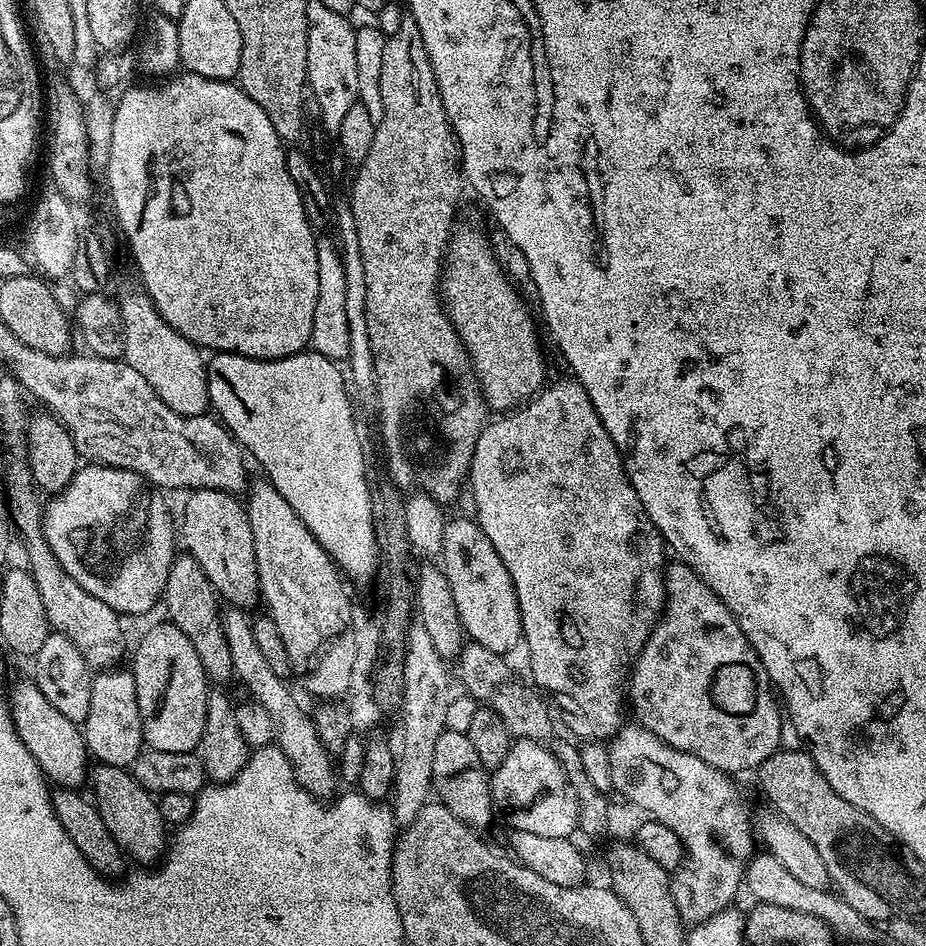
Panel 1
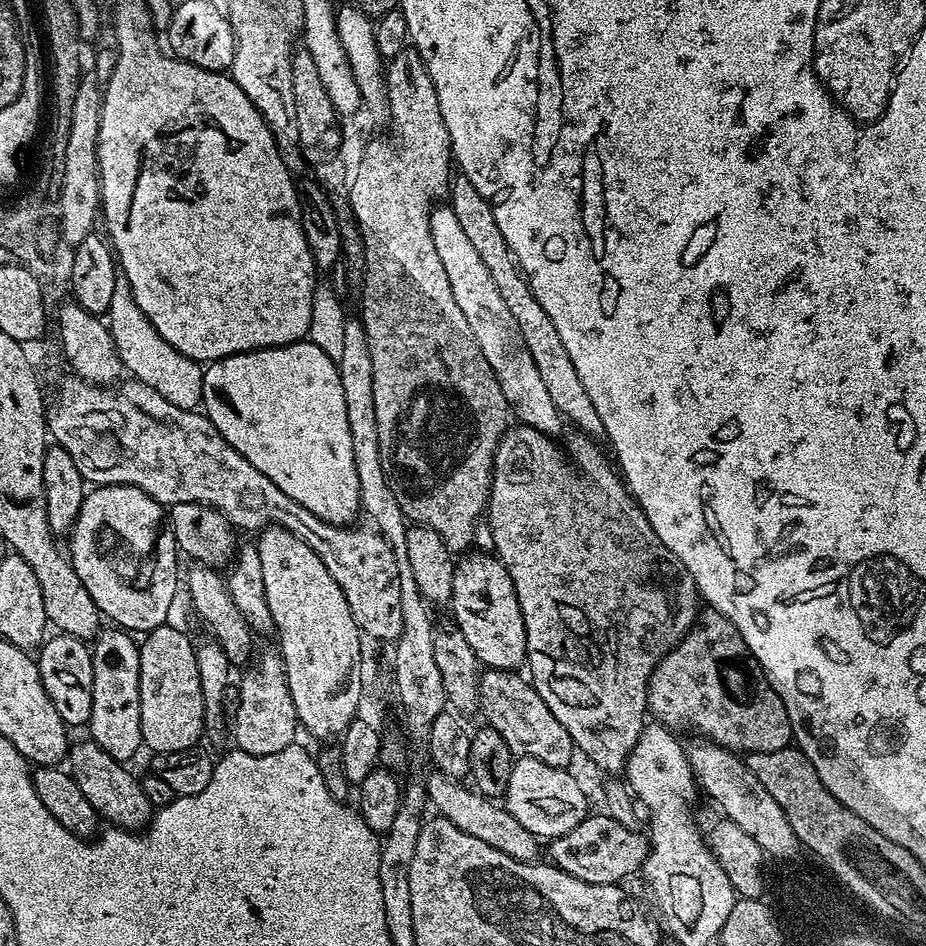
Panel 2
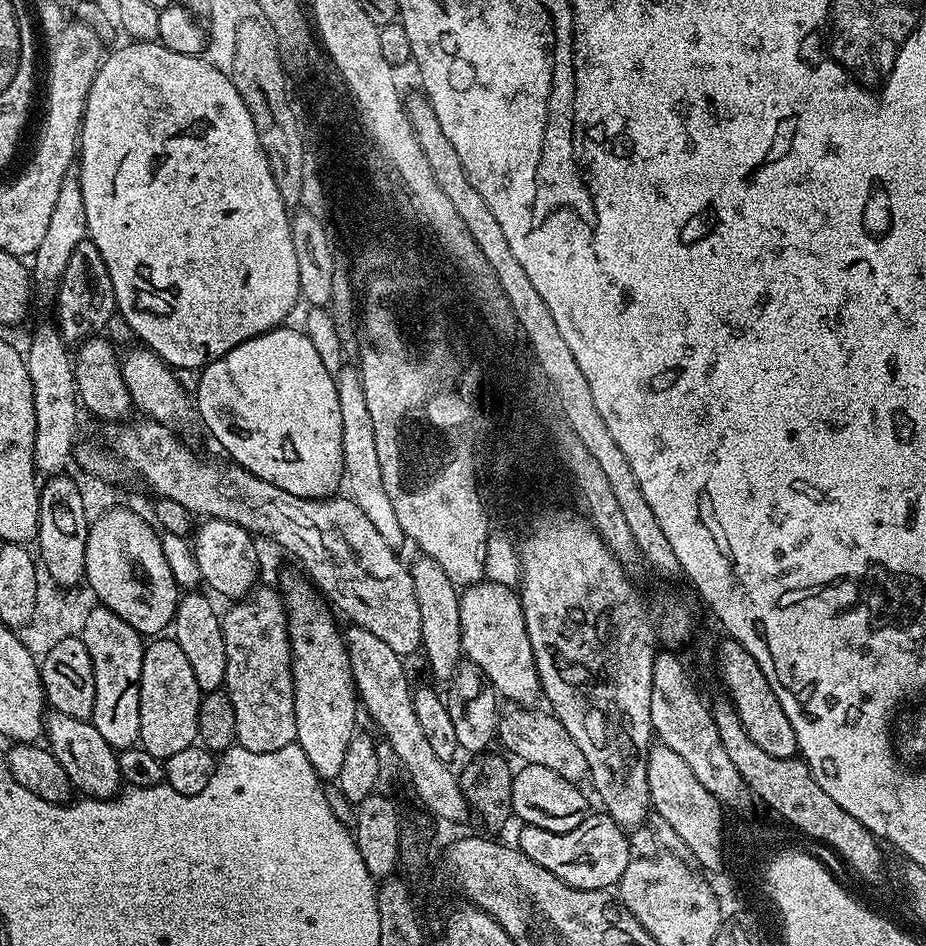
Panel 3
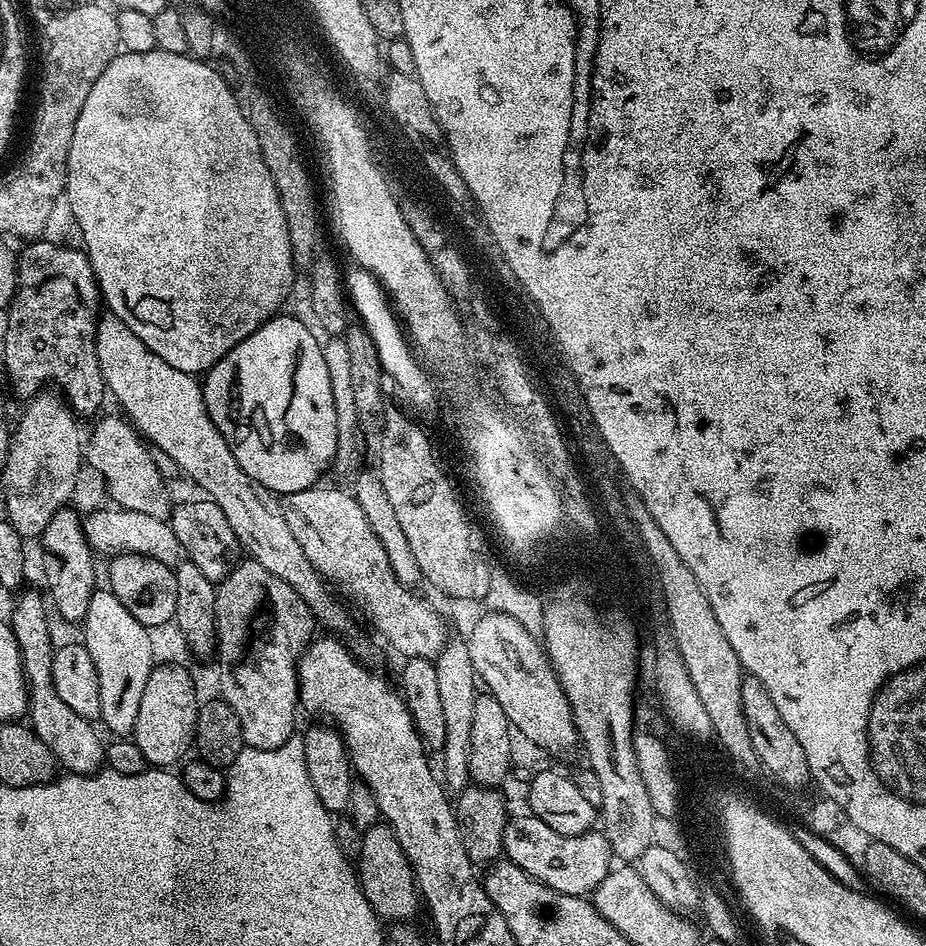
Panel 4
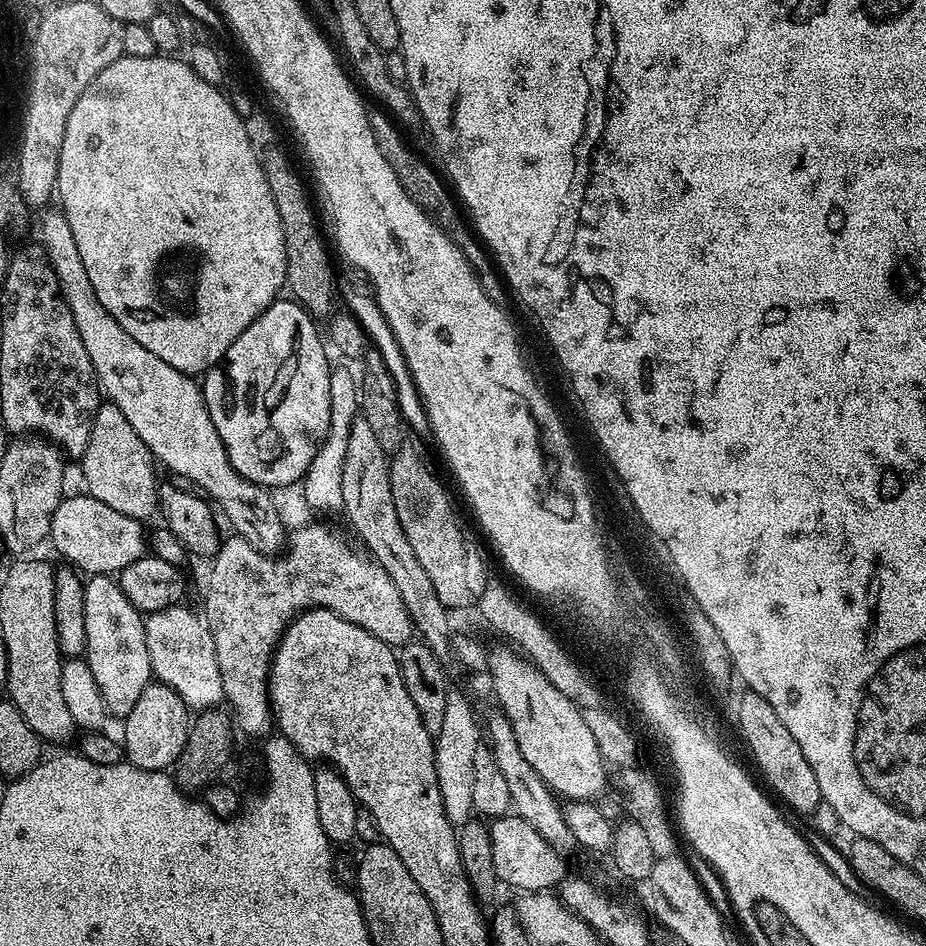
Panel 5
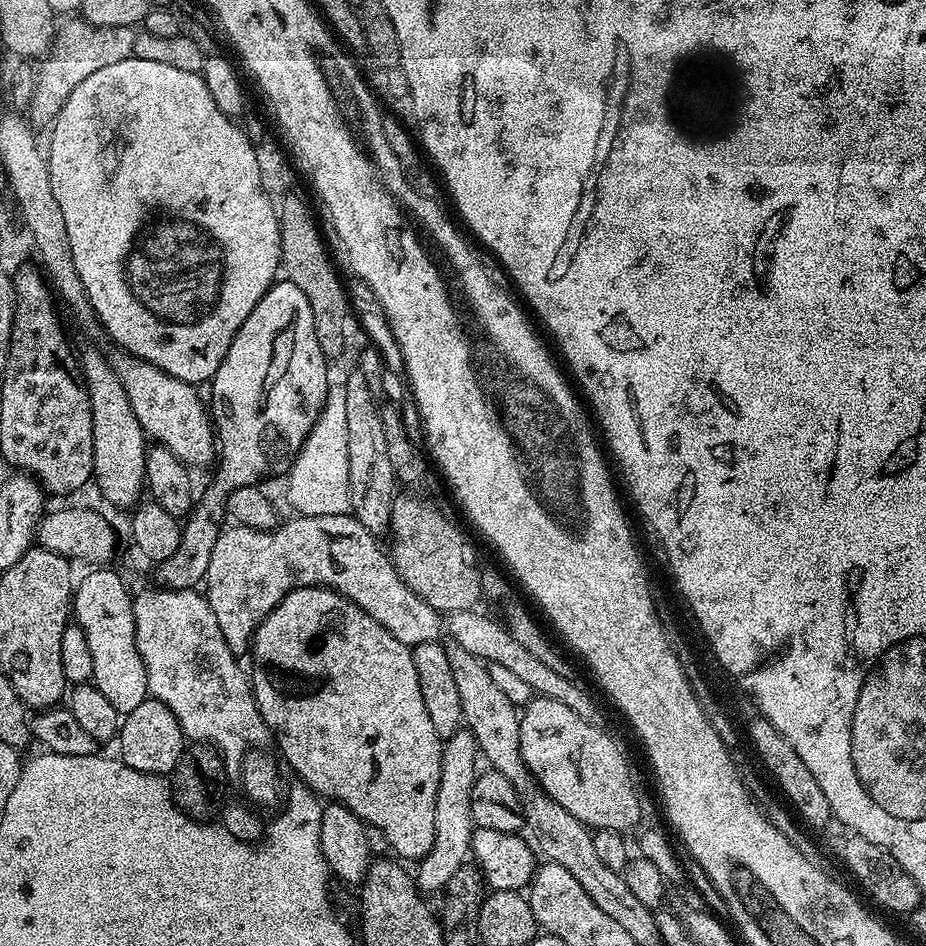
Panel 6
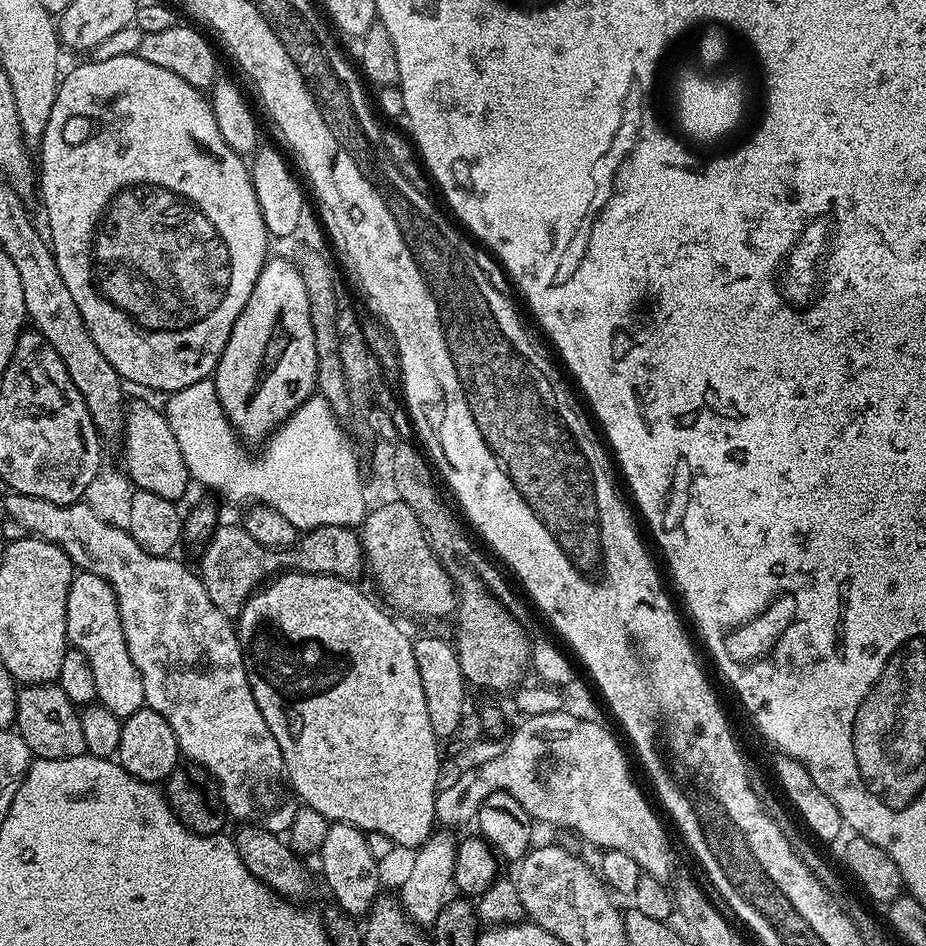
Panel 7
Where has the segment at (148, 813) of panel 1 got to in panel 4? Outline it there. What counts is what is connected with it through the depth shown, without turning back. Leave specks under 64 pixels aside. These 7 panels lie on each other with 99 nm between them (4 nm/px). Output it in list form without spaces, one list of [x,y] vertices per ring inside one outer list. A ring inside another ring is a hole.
[[[21,591],[16,605],[12,608],[10,623],[12,633],[20,647],[20,657],[24,667],[24,678],[28,681],[28,710],[26,713],[27,723],[33,732],[50,746],[50,754],[54,754],[57,765],[65,773],[74,772],[89,775],[101,771],[105,767],[104,750],[105,741],[100,741],[96,733],[97,725],[91,720],[82,718],[82,714],[74,714],[62,698],[58,698],[58,690],[54,690],[54,674],[52,673],[52,632],[48,629],[48,612],[46,600],[43,595],[36,592]]]

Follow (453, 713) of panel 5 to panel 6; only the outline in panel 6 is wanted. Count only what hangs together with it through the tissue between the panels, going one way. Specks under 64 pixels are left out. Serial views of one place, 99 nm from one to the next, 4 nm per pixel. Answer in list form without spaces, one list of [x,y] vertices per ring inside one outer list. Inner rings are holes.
[[[461,730],[443,741],[442,766],[438,778],[438,798],[434,802],[434,846],[414,868],[416,887],[421,893],[443,893],[450,878],[469,859],[472,851],[472,791],[478,775],[476,758],[478,749],[475,736],[469,730]]]

